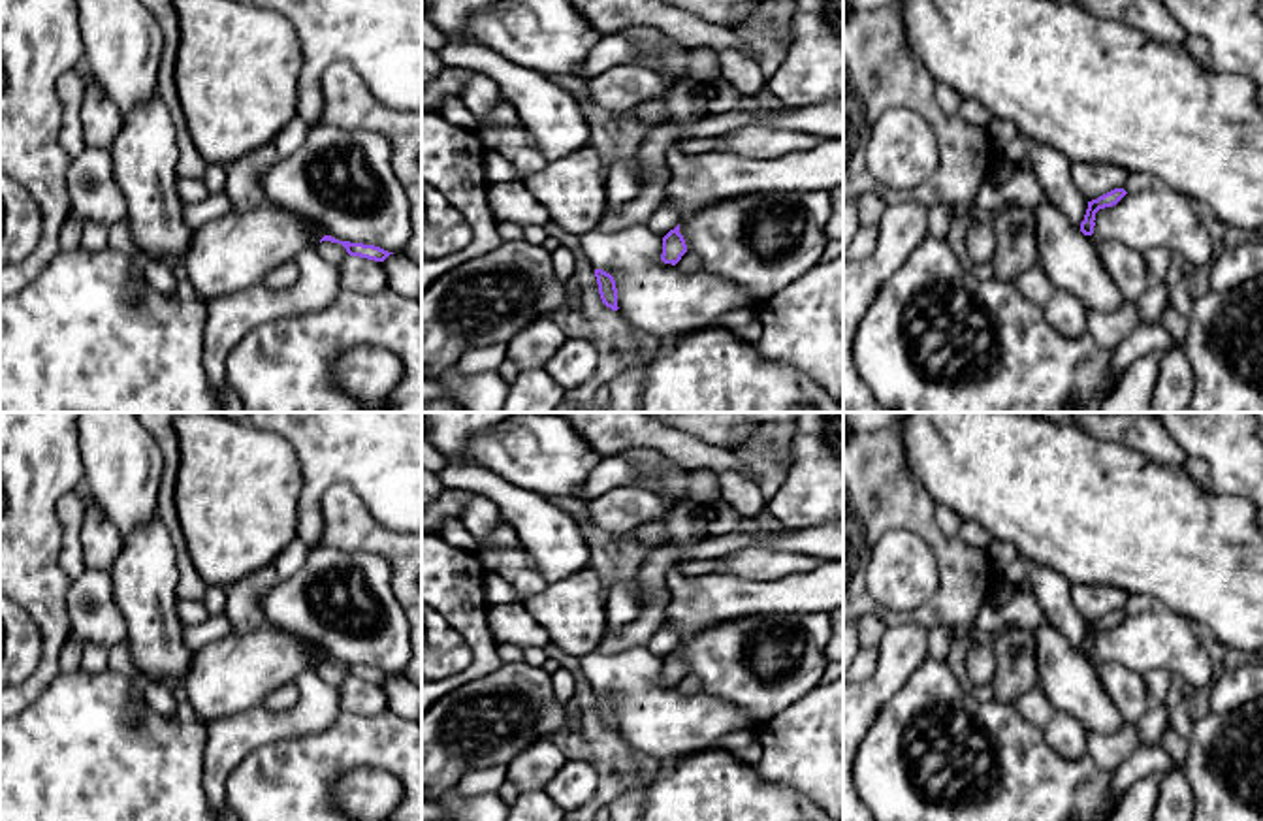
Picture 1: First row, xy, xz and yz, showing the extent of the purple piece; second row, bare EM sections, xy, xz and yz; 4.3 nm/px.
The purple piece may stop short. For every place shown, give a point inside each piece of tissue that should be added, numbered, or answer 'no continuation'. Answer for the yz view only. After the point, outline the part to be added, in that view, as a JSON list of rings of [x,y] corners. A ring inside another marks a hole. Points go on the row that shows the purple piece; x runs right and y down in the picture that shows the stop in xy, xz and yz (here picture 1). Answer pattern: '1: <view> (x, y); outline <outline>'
no continuation

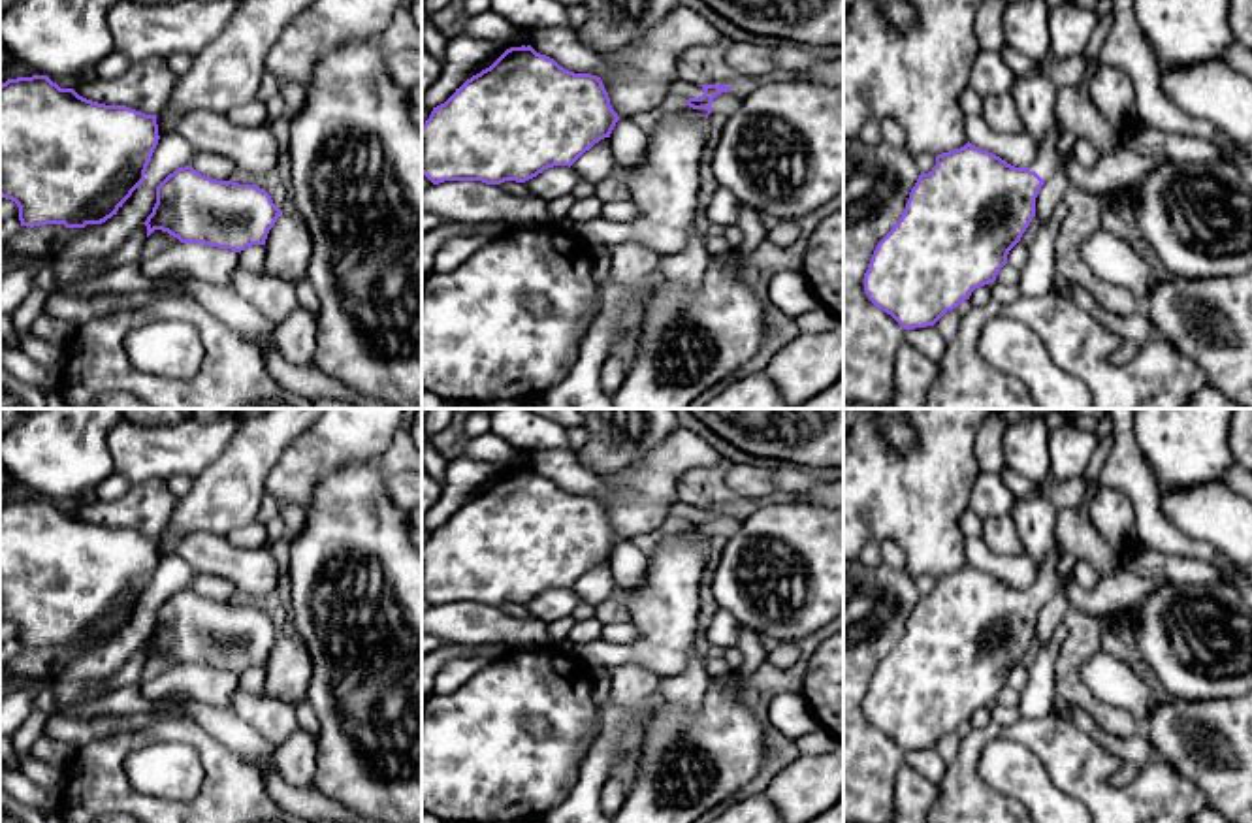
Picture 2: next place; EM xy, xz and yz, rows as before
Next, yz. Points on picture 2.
1: yz (1045, 161); outline [[[1054,126],[1045,139],[1037,143],[1035,160],[1028,169],[1035,171],[1041,179],[1049,179],[1056,169],[1056,145],[1060,137],[1062,132]]]

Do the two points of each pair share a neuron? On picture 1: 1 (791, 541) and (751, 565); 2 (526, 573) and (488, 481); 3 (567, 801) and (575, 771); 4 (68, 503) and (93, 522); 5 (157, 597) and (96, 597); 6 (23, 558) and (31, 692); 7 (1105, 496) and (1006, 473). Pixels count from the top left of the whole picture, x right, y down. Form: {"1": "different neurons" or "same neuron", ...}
{"1": "different neurons", "2": "different neurons", "3": "same neuron", "4": "different neurons", "5": "different neurons", "6": "same neuron", "7": "same neuron"}

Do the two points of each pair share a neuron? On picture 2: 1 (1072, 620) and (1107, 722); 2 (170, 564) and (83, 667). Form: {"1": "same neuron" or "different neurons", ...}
{"1": "same neuron", "2": "same neuron"}

